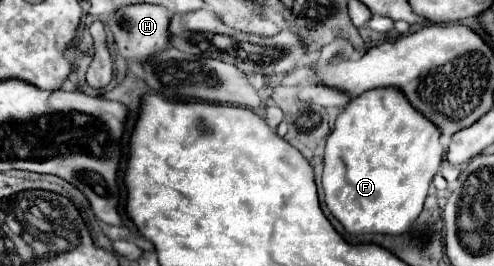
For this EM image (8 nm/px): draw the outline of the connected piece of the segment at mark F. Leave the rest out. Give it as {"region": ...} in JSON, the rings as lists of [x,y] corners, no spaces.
{"region":[[[394,88],[364,92],[362,96],[350,100],[350,104],[342,110],[326,140],[322,174],[326,206],[348,234],[404,234],[422,212],[430,180],[434,178],[444,152],[438,128],[434,128],[434,124],[430,124],[424,116],[418,116],[418,112],[402,100],[402,92],[394,92]]]}

